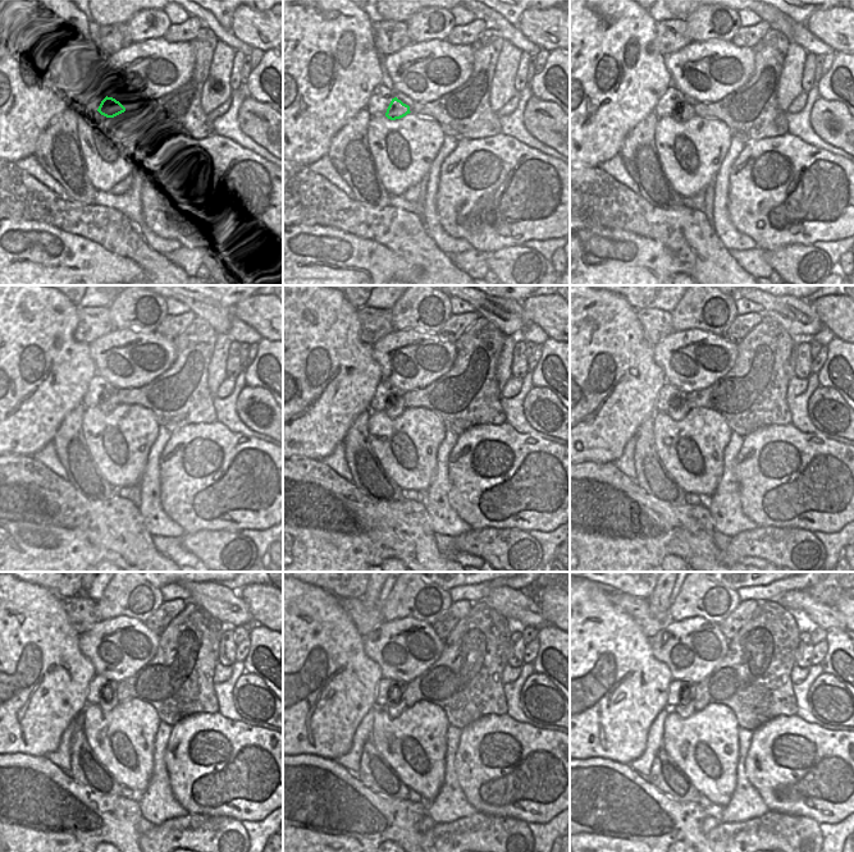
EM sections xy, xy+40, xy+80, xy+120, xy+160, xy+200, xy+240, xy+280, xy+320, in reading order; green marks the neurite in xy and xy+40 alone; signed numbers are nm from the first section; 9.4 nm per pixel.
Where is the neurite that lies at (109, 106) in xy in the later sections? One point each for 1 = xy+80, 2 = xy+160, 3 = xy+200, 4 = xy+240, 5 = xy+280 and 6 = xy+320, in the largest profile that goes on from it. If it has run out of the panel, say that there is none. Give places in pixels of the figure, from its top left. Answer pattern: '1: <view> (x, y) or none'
1: xy+80 (685, 111)
2: xy+160 (396, 406)
3: xy+200 (677, 410)
4: xy+240 (105, 705)
5: xy+280 (393, 710)
6: xy+320 (681, 710)

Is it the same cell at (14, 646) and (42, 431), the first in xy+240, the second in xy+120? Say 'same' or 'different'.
same

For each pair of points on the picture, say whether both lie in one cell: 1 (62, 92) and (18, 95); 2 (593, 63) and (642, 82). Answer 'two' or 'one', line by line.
1: one
2: one

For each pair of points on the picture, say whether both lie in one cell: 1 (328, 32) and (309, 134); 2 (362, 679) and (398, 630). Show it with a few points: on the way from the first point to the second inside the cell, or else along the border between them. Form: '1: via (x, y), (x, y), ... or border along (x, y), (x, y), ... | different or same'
1: via (306, 58), (306, 101), (310, 105), (309, 109) | same
2: border along (362, 637), (364, 651), (380, 668), (383, 676) | different

